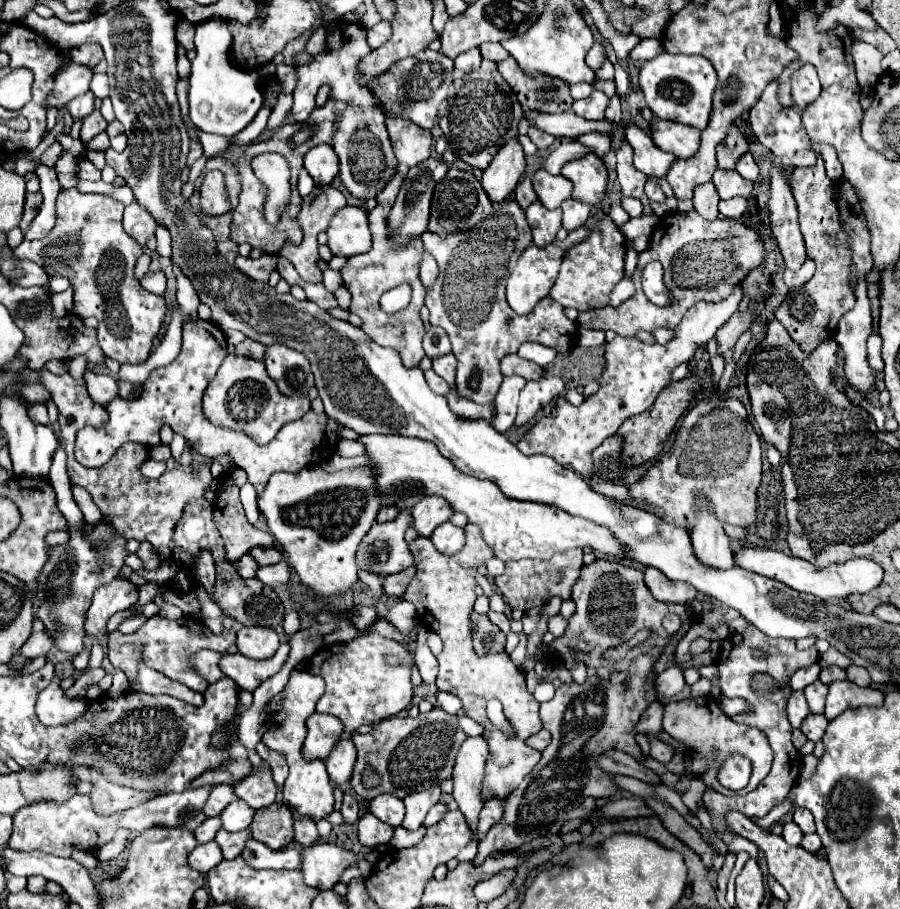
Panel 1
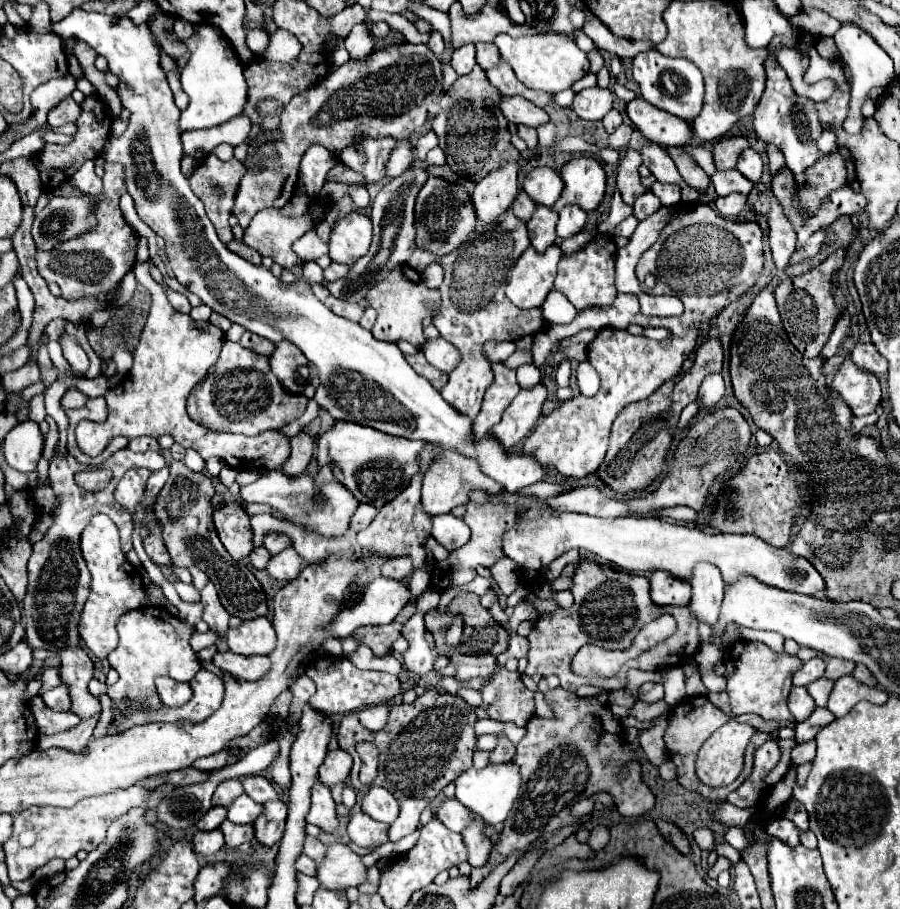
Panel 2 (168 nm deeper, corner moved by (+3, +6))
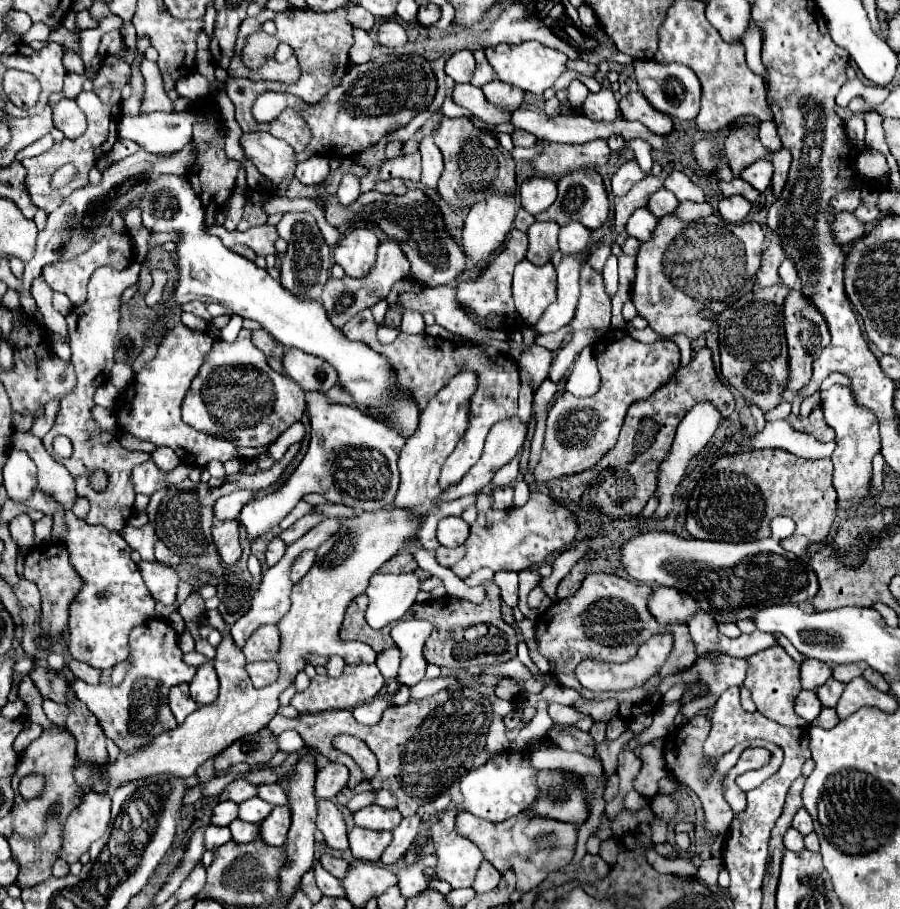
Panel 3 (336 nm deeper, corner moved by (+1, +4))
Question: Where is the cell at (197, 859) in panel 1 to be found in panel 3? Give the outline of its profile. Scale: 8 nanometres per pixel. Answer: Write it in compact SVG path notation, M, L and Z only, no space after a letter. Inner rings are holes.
M209 825L207 827L207 831L205 831L207 849L217 849L219 845L225 845L227 841L231 841L229 827L217 827L217 825Z

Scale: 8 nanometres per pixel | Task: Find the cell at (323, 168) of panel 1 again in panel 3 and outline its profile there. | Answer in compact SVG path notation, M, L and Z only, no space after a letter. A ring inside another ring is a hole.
M313 157L309 161L303 161L297 165L295 169L295 177L303 183L303 185L317 185L321 183L325 177L329 175L329 163L325 157Z

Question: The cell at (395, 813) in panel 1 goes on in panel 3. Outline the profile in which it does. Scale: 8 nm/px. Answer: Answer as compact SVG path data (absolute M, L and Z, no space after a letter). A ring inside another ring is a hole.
M369 805L357 813L353 813L355 825L365 829L377 829L377 831L393 831L401 823L401 813L397 809L387 809L379 805Z

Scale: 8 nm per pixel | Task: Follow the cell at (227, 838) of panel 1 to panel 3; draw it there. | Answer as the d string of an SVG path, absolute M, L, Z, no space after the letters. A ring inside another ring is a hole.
M235 819L231 825L229 825L231 833L233 833L233 839L237 843L251 843L259 837L259 825L257 823L247 823L247 821L241 821L241 819Z

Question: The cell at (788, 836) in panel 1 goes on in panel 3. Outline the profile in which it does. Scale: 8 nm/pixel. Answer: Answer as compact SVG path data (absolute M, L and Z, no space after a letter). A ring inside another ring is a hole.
M789 829L787 833L785 833L785 847L789 849L789 851L803 851L805 849L805 845L803 845L803 835L797 831L797 829Z

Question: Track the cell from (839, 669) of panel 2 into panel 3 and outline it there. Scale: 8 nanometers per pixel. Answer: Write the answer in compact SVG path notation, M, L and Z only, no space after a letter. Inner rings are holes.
M849 663L849 665L835 665L833 667L833 677L841 683L849 683L855 677L861 677L863 671L867 669L867 663Z

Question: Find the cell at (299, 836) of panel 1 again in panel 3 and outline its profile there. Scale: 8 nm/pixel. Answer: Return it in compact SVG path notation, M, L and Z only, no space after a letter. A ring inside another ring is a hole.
M323 855L321 857L321 865L331 873L335 875L337 879L343 879L347 875L347 869L349 869L349 863L345 859L337 859L337 857L331 857L331 855Z

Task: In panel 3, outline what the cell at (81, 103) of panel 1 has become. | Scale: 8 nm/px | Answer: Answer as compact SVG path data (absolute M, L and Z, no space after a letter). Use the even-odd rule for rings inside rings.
M61 99L57 103L53 109L53 123L67 139L81 137L87 127L87 119L73 99Z

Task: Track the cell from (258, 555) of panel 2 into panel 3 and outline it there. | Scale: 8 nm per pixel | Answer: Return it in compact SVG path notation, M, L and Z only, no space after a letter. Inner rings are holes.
M279 537L273 539L273 541L269 543L269 547L267 547L267 565L273 567L273 565L285 555L285 549L287 549L287 545L285 545Z

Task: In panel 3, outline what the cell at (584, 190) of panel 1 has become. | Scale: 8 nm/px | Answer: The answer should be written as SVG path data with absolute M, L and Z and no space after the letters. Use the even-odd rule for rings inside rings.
M577 169L573 173L567 173L557 181L557 191L559 193L557 193L555 203L547 211L535 215L537 221L555 221L559 225L579 221L581 225L585 225L587 229L593 231L593 229L599 229L603 225L603 221L607 219L609 199L607 199L603 179L601 179L601 175L597 171L593 171L593 169Z

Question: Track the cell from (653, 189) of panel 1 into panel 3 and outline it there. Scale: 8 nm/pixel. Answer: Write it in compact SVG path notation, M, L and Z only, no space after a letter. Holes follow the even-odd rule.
M643 207L643 209L637 209L637 211L629 217L625 229L627 229L627 235L629 235L629 237L635 237L637 241L645 243L645 241L649 241L649 239L653 237L655 225L657 225L657 219L655 219L651 213L647 213L647 209Z

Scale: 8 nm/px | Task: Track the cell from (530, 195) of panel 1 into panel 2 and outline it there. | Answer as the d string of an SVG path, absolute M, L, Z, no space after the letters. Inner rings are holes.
M521 189L517 195L517 199L513 201L511 209L513 209L513 213L515 213L519 219L527 221L527 219L533 215L533 211L535 211L535 203L533 203L533 201L529 199L529 195L525 195L525 191Z

